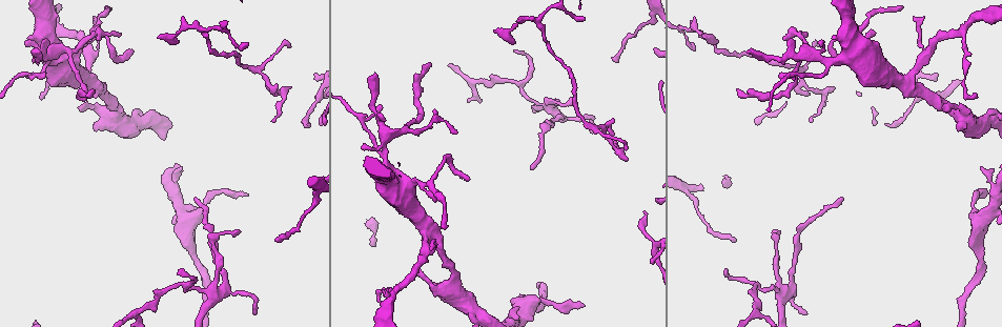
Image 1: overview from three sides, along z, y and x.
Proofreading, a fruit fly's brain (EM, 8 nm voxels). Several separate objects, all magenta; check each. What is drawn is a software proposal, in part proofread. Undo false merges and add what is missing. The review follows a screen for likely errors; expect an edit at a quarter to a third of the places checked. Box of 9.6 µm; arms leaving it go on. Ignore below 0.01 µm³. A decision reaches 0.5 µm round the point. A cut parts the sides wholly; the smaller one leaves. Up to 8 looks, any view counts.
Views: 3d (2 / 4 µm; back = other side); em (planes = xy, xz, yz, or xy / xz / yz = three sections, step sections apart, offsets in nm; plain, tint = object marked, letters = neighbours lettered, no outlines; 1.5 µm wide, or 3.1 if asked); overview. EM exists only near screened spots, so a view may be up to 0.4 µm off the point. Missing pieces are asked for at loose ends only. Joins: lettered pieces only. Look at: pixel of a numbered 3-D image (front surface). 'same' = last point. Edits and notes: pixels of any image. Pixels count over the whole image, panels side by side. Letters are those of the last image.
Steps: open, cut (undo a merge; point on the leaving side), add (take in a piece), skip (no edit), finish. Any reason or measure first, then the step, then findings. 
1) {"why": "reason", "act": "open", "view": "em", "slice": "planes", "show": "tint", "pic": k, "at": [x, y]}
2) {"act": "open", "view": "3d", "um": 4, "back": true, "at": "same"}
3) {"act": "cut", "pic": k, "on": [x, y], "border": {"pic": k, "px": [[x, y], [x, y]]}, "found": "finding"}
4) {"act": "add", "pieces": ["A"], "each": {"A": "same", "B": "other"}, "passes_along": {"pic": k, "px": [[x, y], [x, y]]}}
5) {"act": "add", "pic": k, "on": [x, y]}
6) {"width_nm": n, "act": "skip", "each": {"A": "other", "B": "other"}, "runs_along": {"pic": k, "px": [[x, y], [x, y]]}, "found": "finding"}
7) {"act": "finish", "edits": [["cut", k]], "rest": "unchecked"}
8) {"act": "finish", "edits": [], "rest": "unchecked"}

{"why": "thin end", "act": "open", "view": "3d", "um": 4, "pic": 1, "at": [627, 149]}

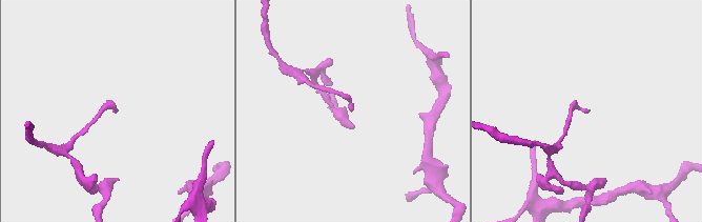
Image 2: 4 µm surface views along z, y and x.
{"act": "open", "view": "em", "slice": "planes", "show": "letters", "pic": 2, "at": [589, 110]}

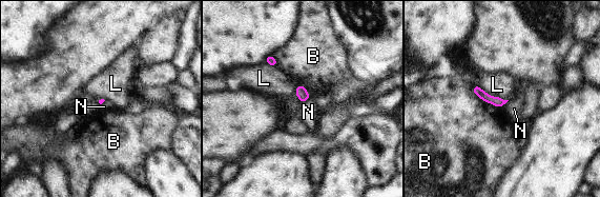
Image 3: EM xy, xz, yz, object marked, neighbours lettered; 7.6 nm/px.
{"act": "skip", "each": {"B": "other", "L": "other", "N": "other"}, "border": {"pic": 3, "px": [[309, 98], [302, 103]]}, "found": "no lettered piece goes on from it"}

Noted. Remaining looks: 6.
{"why": "branch point", "act": "open", "view": "3d", "um": 2, "pic": 1, "at": [860, 29]}

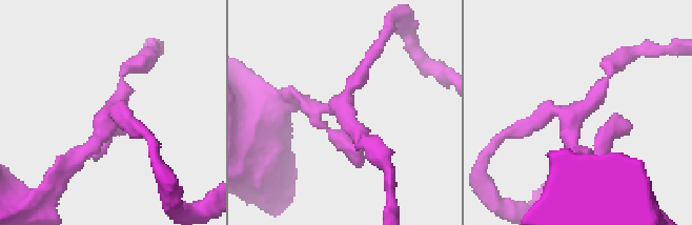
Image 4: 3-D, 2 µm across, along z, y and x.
{"act": "open", "view": "em", "slice": "planes", "show": "tint", "pic": 4, "at": [342, 105]}

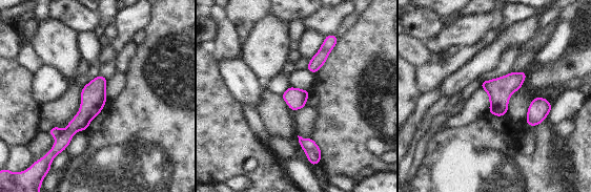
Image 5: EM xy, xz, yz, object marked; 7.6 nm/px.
{"act": "open", "view": "em", "slice": "planes", "show": "letters", "at": "same"}

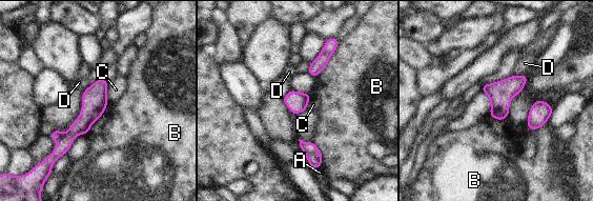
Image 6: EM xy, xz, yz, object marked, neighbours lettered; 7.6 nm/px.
{"act": "cut", "pic": 6, "on": [56, 135], "each": {"A": "other", "B": "other", "C": "other", "D": "other"}, "border": {"pic": 6, "px": [[65, 134], [57, 142]]}, "found": "two neurons meet here"}

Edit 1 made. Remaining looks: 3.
{"why": "see it whole again", "act": "open", "view": "overview"}

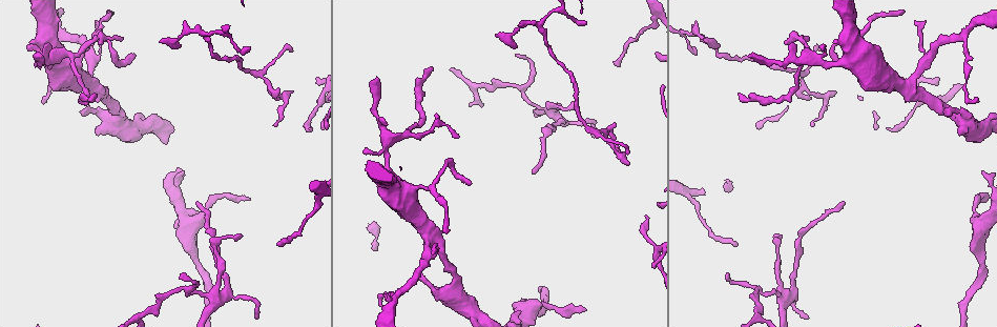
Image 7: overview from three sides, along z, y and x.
{"why": "tapers out", "act": "open", "view": "em", "slice": "planes", "show": "letters", "pic": 7, "at": [312, 128]}

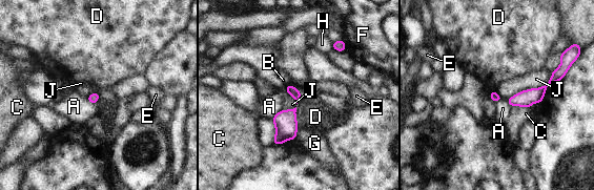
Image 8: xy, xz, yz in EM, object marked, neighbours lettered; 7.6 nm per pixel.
{"act": "skip", "each": {"A": "other", "B": "other", "C": "other", "D": "other", "E": "other", "F": "other", "G": "other", "H": "other", "J": "other"}, "border": {"pic": 8, "px": [[553, 70], [546, 84], [507, 99]]}, "found": "no lettered piece goes on from it"}

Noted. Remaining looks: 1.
{"act": "finish", "edits": [["cut", 6]], "rest": "unchecked"}

